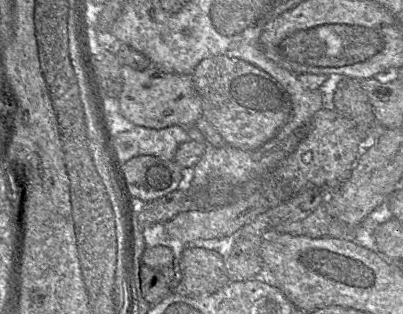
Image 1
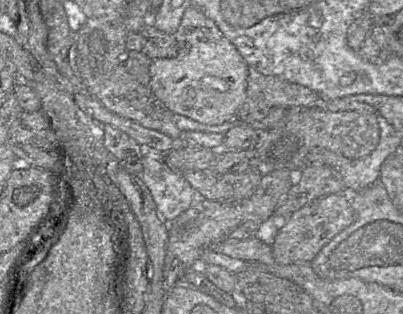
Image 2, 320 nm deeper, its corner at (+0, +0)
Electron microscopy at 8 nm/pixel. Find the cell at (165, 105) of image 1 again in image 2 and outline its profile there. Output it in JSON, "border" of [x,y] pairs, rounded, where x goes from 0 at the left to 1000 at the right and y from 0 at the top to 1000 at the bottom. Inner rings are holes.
{"border":[[[471,19],[437,105],[444,143],[432,185],[377,188],[367,268],[377,296],[432,363],[538,398],[586,373],[610,315],[618,207],[529,64]]]}

